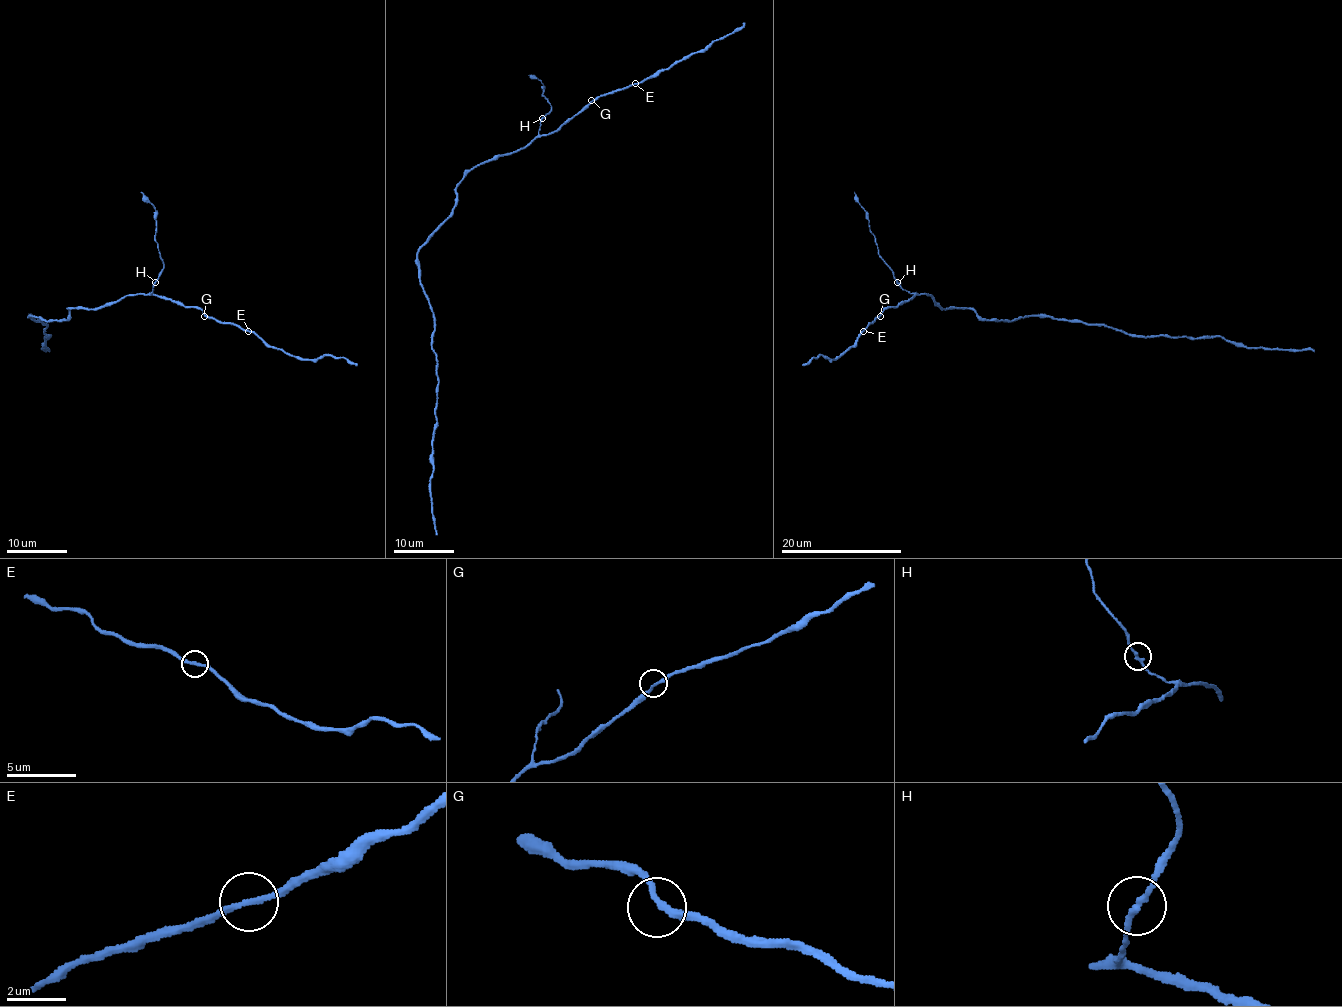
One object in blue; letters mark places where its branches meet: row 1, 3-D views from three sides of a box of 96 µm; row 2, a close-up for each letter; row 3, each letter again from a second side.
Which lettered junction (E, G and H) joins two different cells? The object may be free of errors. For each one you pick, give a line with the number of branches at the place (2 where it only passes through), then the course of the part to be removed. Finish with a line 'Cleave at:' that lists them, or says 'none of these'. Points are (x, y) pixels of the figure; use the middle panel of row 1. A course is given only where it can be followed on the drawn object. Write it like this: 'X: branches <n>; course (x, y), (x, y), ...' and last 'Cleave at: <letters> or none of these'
Cleave at: none of these

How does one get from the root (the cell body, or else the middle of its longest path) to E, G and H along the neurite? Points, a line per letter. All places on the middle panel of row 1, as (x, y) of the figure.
E: (456, 194), (456, 183), (475, 167), (525, 149), (538, 136), (556, 132), (594, 99), (635, 83)
G: (456, 194), (456, 183), (475, 167), (525, 149), (538, 136), (556, 132), (591, 100)
H: (456, 194), (456, 183), (475, 167), (523, 149), (538, 133), (543, 118)

